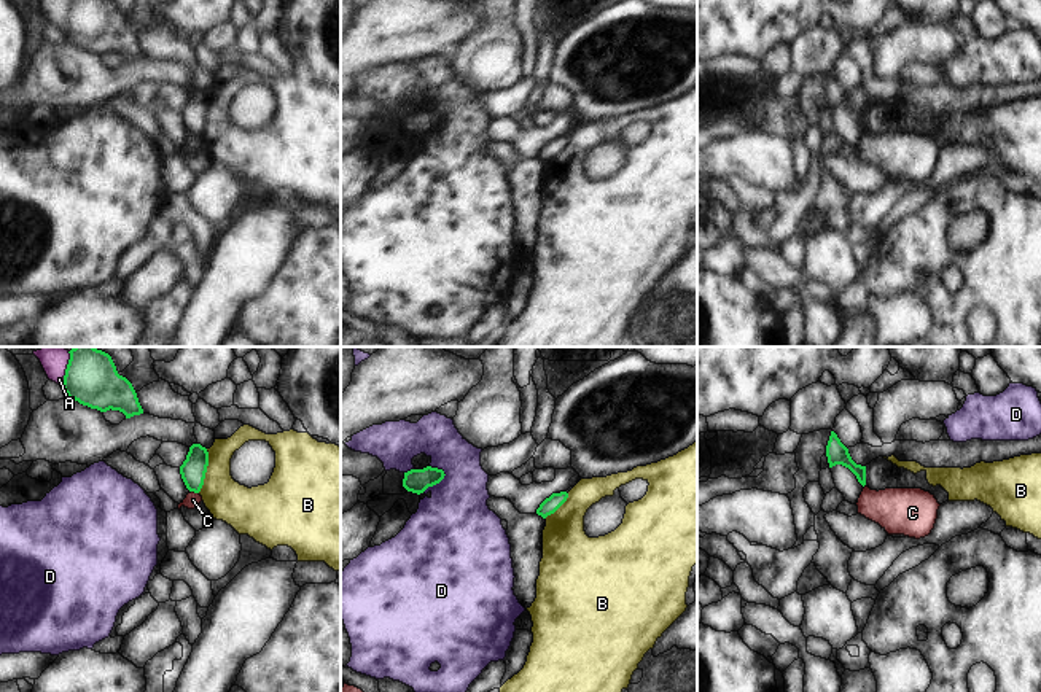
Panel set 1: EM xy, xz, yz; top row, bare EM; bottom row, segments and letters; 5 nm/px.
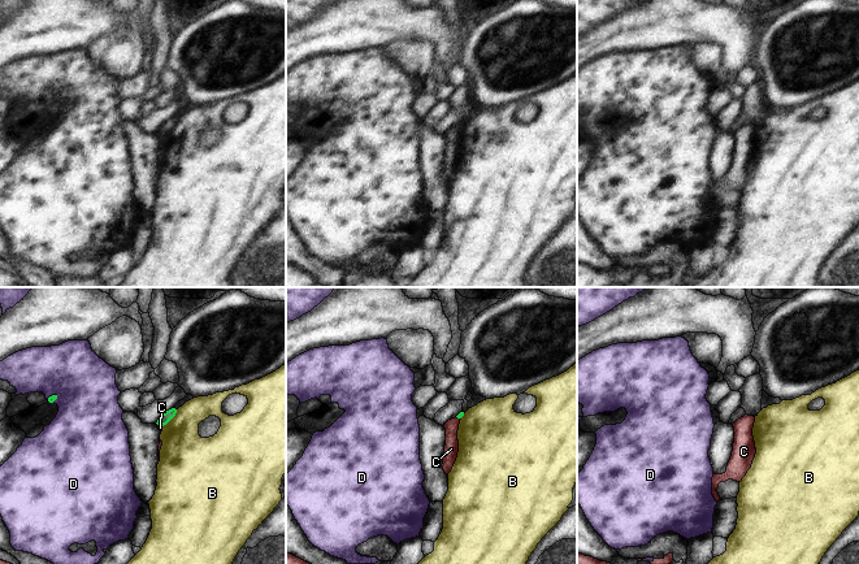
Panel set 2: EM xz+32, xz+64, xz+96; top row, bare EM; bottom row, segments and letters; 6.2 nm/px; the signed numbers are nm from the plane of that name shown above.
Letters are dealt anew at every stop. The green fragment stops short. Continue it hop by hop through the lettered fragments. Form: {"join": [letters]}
{"join": ["A"]}

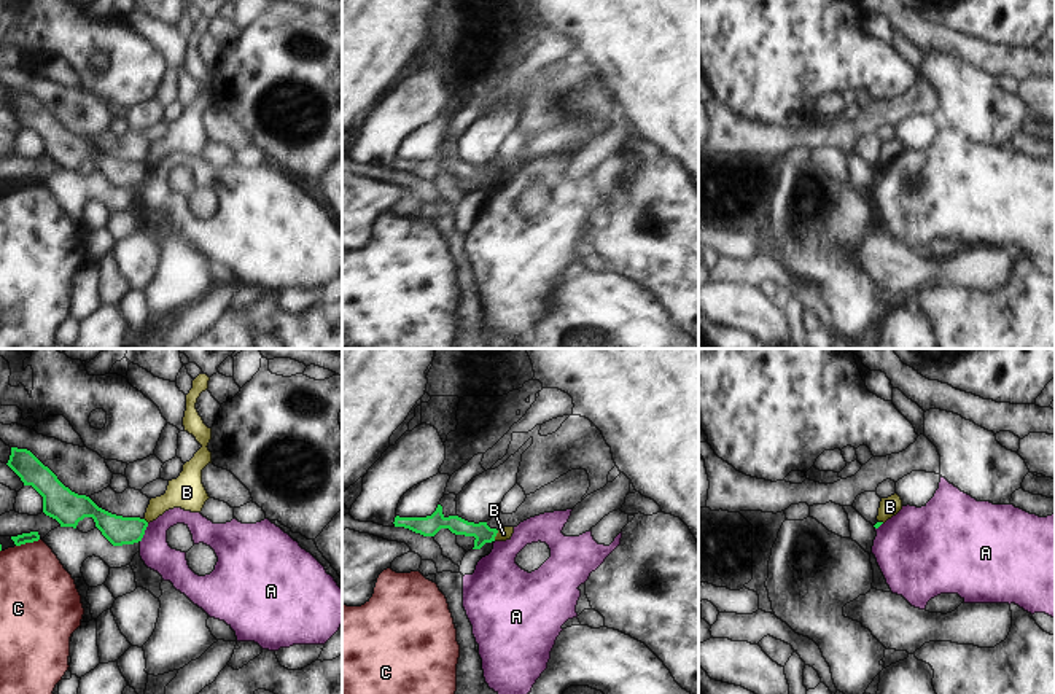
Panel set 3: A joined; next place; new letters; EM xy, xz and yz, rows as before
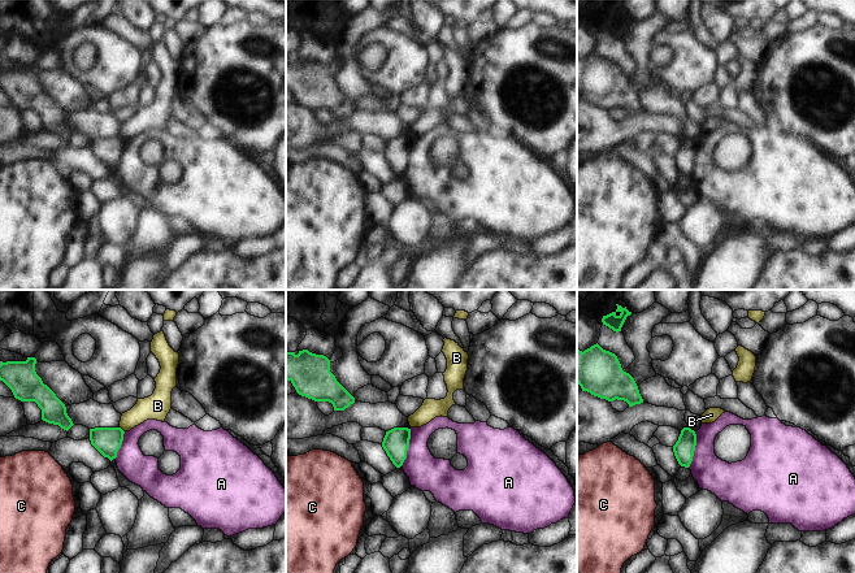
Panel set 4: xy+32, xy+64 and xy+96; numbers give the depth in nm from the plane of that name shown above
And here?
{"join": []}

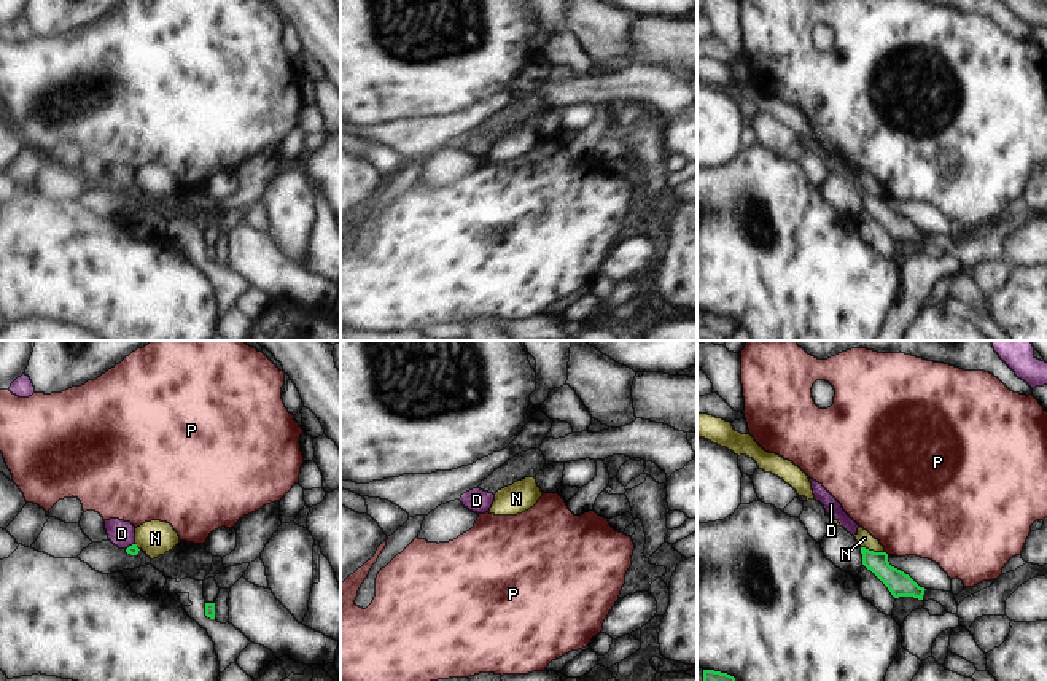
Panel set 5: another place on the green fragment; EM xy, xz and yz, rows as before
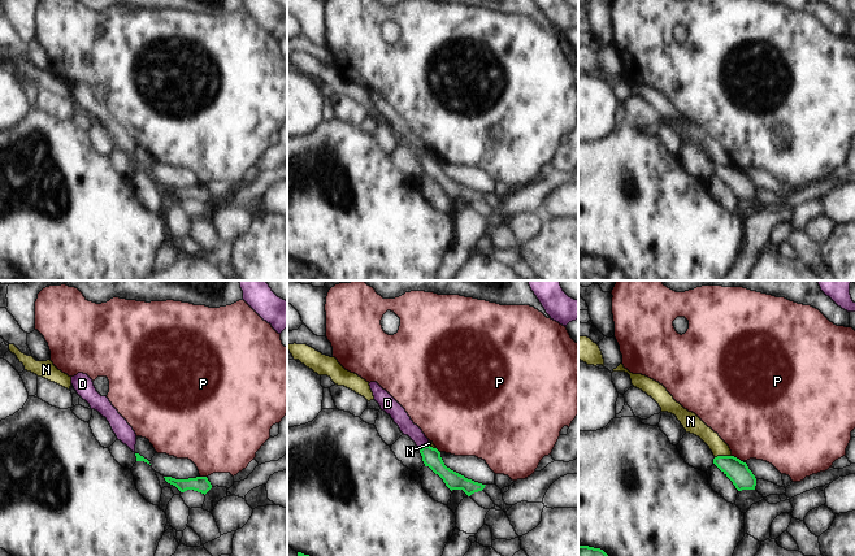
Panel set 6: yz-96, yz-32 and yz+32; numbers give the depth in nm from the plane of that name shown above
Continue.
{"join": ["D"]}

